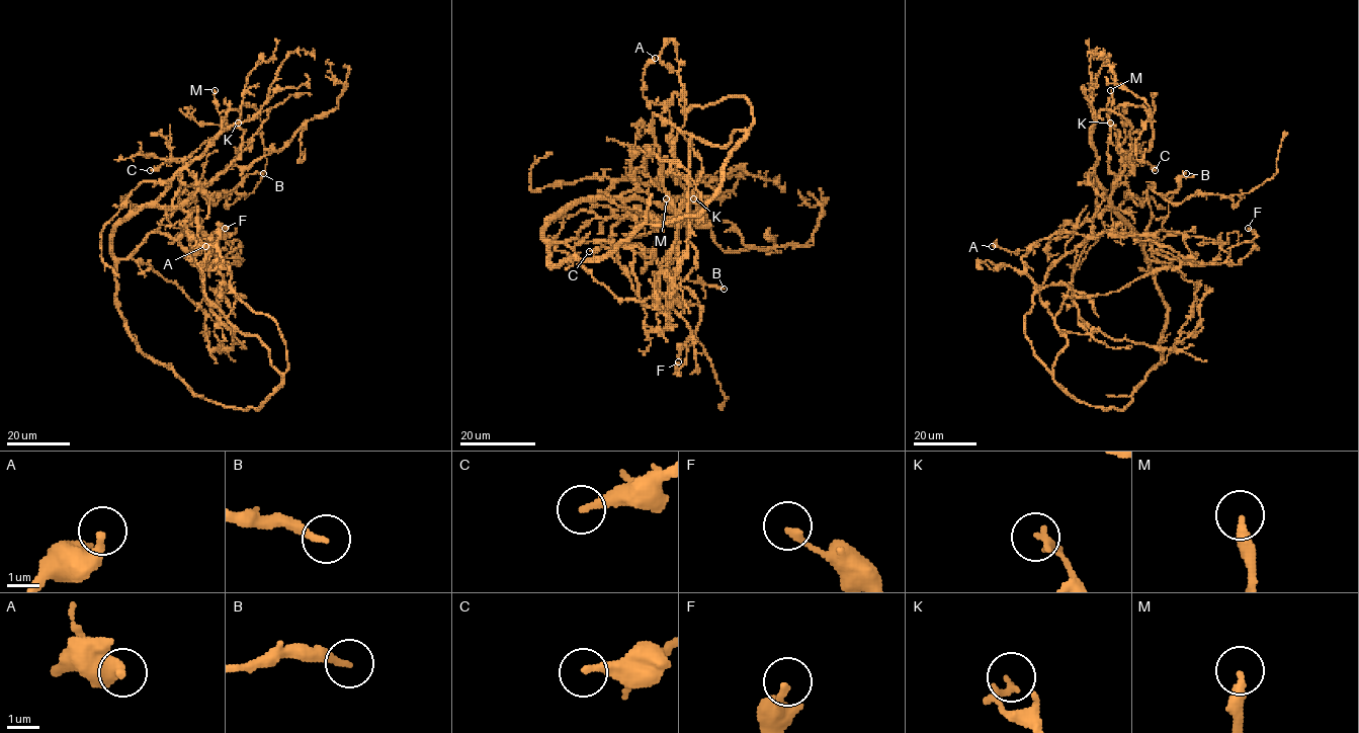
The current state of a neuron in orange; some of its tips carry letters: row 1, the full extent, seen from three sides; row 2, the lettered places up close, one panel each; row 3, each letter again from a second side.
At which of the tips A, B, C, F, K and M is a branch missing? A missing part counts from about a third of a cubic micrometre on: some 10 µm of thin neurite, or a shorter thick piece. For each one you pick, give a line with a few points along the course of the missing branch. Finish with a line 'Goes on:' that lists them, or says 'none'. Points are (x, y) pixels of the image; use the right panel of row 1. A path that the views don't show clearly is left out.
B: missing branch runs (1186, 173), (1205, 187)
Goes on: B

